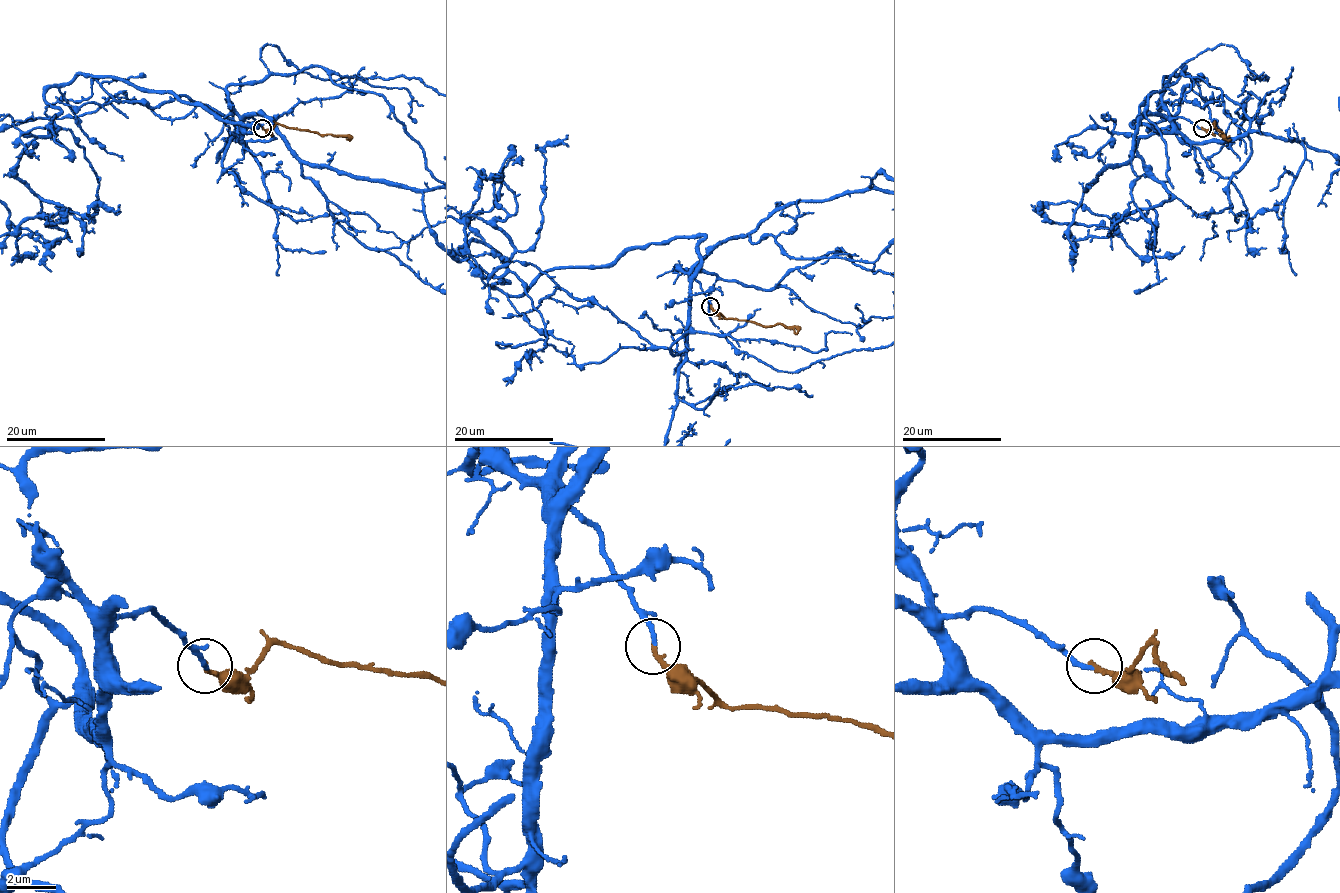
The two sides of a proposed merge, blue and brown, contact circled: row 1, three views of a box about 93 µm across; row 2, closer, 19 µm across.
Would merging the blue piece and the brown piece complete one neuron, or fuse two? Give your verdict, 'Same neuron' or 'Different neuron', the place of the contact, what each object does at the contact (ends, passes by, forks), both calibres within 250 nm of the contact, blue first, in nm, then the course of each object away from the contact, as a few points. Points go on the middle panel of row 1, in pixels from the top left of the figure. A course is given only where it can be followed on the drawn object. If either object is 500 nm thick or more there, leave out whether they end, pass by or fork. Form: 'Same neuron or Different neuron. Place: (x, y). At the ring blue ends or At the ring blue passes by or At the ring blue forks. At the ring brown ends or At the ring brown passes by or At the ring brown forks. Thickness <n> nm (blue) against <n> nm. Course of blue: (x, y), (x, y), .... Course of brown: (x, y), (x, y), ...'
Same neuron. Place: (710, 306). At the ring blue ends. At the ring brown ends. Thickness 190 nm (blue) against 190 nm. Course of blue: (710, 305), (700, 237), (507, 295), (504, 260), (465, 249), (486, 277), (512, 241), (469, 216), (482, 288). Course of brown: (710, 306), (725, 317), (768, 326), (794, 326), (798, 330), (794, 334)

